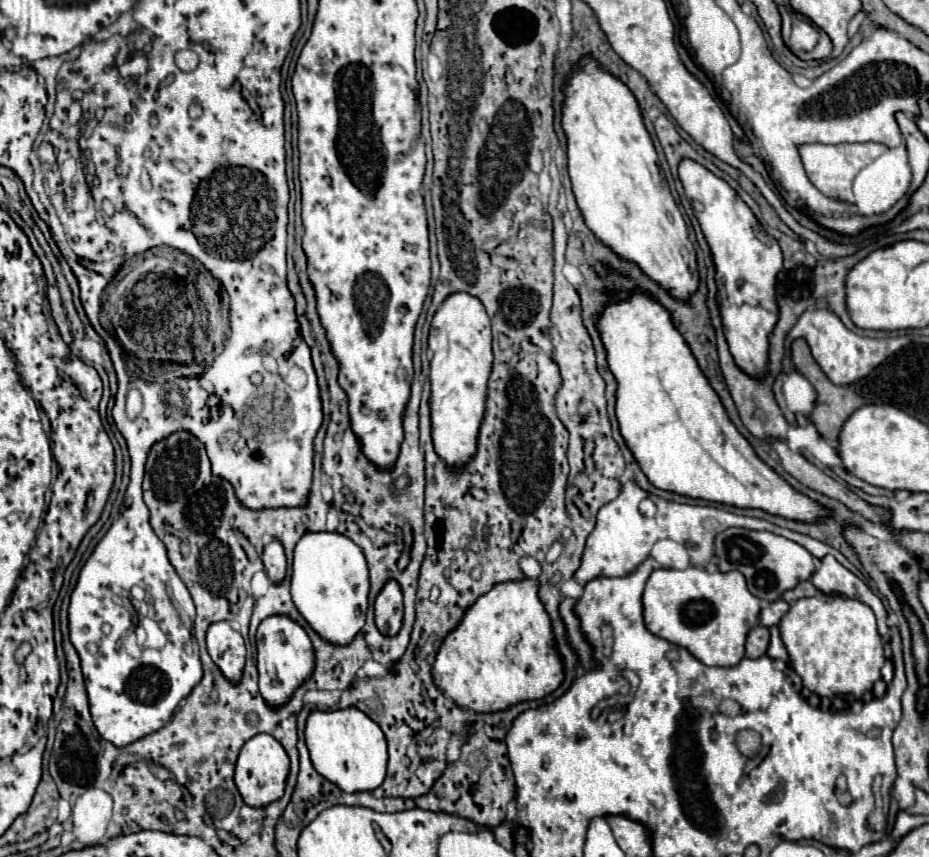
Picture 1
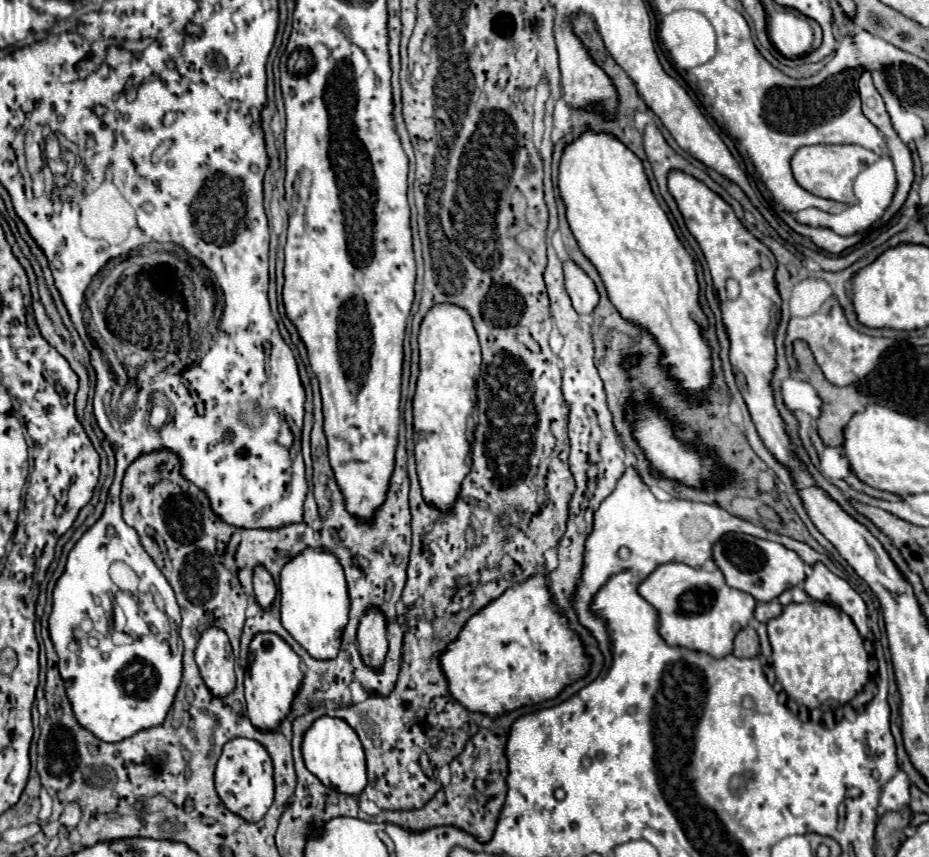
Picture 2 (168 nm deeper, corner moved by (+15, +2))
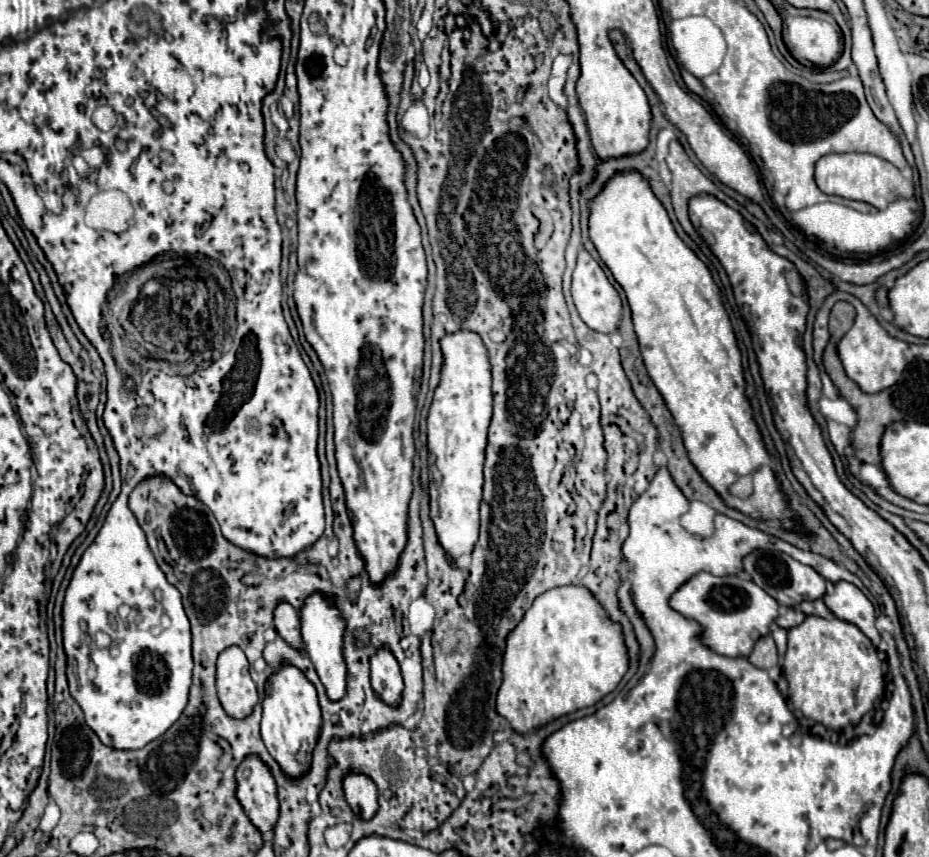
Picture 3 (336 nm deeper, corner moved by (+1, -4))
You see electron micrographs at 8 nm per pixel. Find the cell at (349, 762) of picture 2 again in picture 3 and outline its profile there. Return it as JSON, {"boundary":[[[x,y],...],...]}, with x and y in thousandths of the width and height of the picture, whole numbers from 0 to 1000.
{"boundary":[[[377,900],[368,909],[368,921],[370,921],[375,939],[390,956],[398,956],[407,946],[407,921],[405,921],[405,914],[396,904]]]}

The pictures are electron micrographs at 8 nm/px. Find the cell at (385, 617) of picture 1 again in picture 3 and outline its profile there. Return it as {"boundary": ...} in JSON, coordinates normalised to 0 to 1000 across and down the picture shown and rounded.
{"boundary":[[[409,755],[398,767],[398,797],[409,816],[418,823],[428,823],[435,804],[428,771],[418,755]]]}

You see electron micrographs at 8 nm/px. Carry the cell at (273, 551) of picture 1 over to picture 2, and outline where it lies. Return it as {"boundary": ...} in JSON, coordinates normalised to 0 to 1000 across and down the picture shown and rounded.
{"boundary":[[[284,662],[273,664],[273,697],[282,711],[291,711],[297,699],[297,683]]]}

